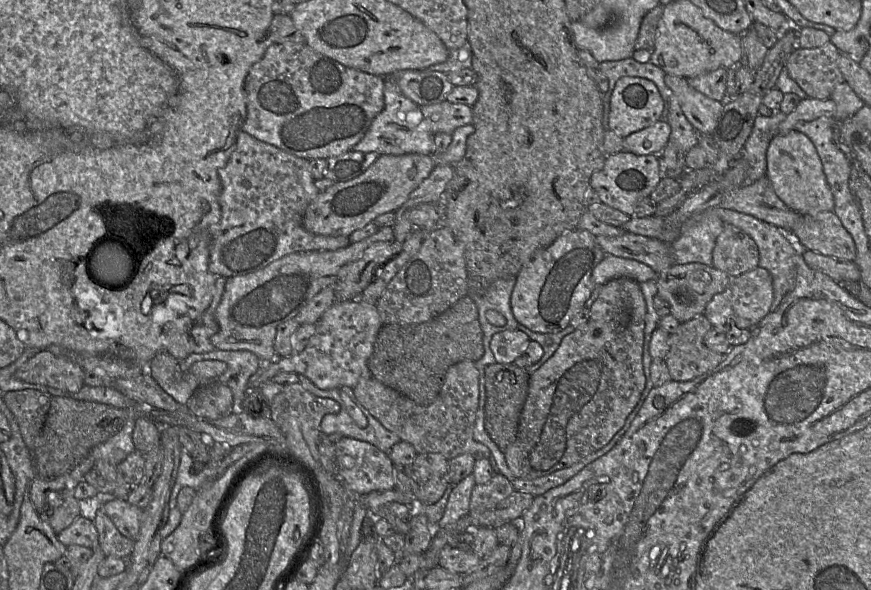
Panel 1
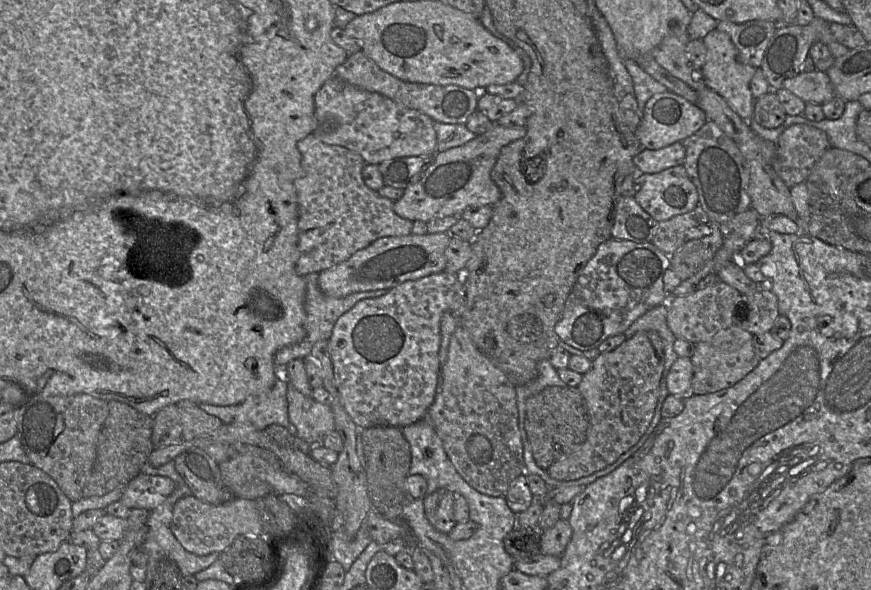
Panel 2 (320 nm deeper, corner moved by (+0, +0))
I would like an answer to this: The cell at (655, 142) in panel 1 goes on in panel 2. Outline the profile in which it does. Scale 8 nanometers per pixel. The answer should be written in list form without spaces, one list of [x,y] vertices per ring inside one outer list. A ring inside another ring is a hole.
[[[676,142],[659,150],[642,149],[633,158],[638,172],[655,174],[666,169],[683,166],[686,150],[681,142]]]

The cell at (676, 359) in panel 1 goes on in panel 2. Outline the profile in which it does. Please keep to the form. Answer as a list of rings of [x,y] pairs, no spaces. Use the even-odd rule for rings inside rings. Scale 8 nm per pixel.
[[[738,325],[718,332],[708,342],[694,344],[694,353],[690,358],[693,365],[691,387],[694,394],[709,394],[729,388],[743,379],[760,362],[754,351],[753,334]]]

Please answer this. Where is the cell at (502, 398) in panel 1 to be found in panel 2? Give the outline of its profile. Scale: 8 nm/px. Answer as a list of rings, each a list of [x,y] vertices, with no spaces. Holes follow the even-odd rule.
[[[569,385],[550,386],[550,387],[543,389],[541,392],[525,399],[525,417],[524,417],[524,421],[523,421],[523,440],[524,440],[524,434],[526,434],[527,440],[531,446],[533,458],[534,458],[536,464],[544,470],[546,470],[555,461],[560,460],[560,459],[566,457],[567,455],[577,451],[584,444],[584,442],[587,439],[589,425],[590,425],[590,421],[589,421],[589,415],[587,412],[585,400],[582,397],[579,390],[576,389],[575,387],[571,387]]]

